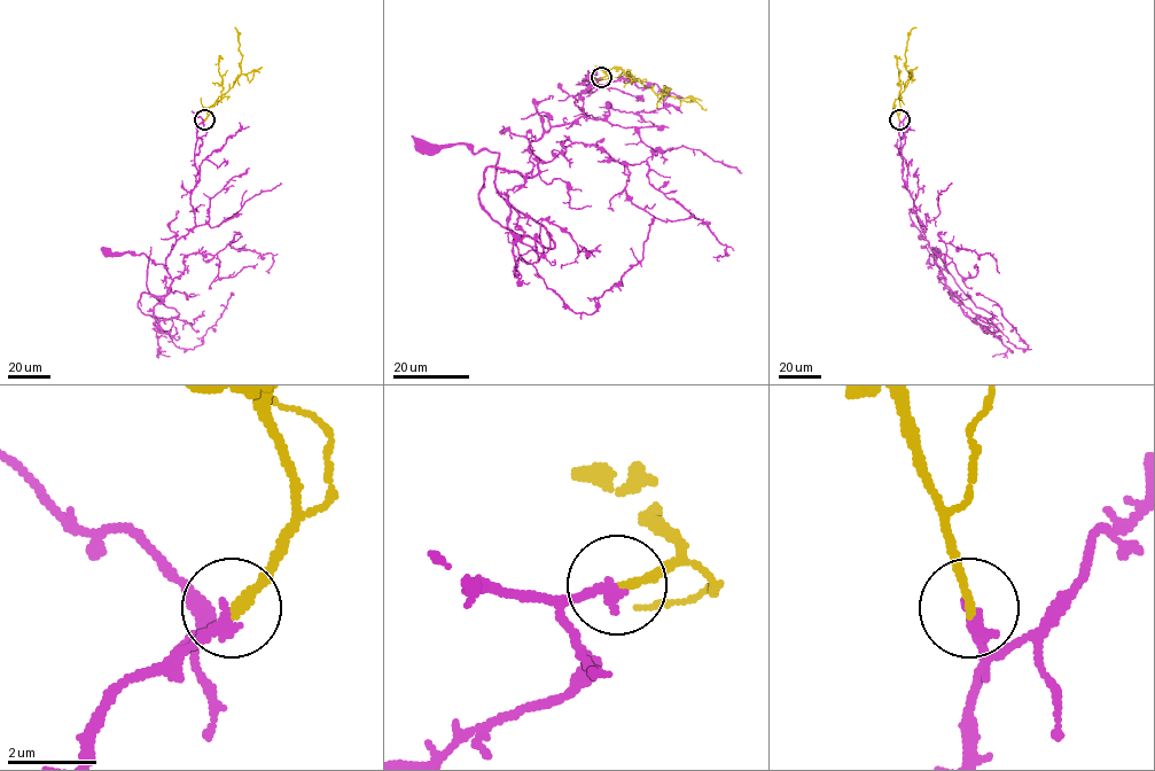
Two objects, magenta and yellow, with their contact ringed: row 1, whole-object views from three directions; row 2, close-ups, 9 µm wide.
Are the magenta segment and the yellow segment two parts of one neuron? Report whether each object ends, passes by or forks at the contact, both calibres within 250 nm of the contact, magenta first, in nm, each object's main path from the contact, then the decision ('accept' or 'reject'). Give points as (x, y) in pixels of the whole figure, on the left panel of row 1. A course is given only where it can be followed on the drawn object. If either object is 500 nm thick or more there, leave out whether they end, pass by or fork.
magenta ends there; yellow ends there; 280 nm thick on the magenta side, 200 nm on the other; magenta runs (204, 119), (195, 226), (166, 258), (171, 290), (153, 314), (178, 316), (149, 291), (145, 255), (106, 251); yellow runs (204, 119), (207, 110), (233, 86), (241, 74), (242, 56), (234, 28); accept

